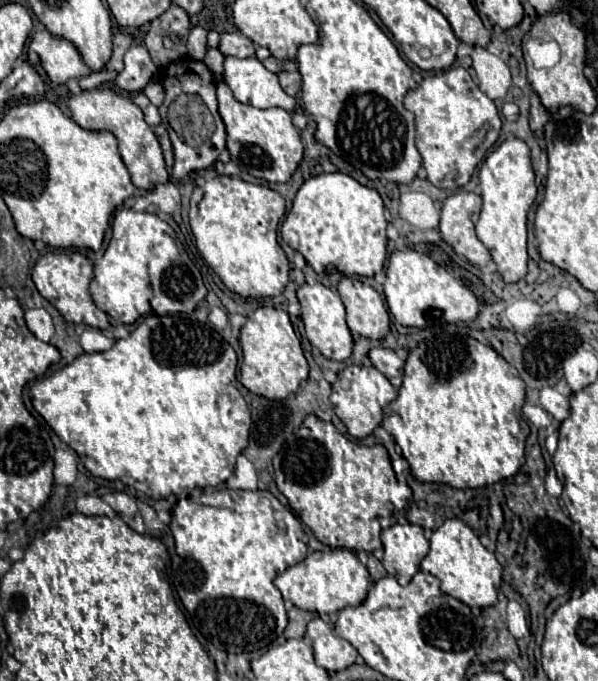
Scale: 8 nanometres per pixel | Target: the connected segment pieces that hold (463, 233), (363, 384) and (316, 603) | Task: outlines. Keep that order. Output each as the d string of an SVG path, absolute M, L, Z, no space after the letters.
M457 191L443 201L439 231L457 255L463 255L477 267L485 267L491 261L491 253L475 235L479 213L481 197L471 191Z
M351 365L347 369L343 369L339 373L339 377L349 379L349 389L343 389L339 379L333 383L333 393L331 393L331 403L335 407L337 417L345 423L347 431L351 437L355 439L363 439L369 433L373 433L373 429L377 425L381 425L383 419L383 407L387 403L391 403L397 397L395 387L387 381L387 377L383 373L379 373L373 365Z
M331 549L331 551L315 551L307 555L301 563L287 567L277 579L277 589L283 599L289 599L295 607L311 611L311 613L337 613L345 607L361 605L369 591L369 571L357 559L357 555L349 549Z

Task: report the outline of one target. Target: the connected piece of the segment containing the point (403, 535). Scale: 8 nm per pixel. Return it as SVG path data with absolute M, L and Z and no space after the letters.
M395 523L381 531L381 541L385 549L383 567L401 585L407 585L429 551L429 541L425 539L423 529L411 523Z

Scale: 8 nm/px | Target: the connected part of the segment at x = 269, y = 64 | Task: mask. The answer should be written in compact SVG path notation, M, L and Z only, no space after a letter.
M275 57L265 59L263 65L265 65L269 71L273 71L273 73L279 73L279 71L295 71L295 69L297 69L297 65L295 65L293 61L279 61L279 59L275 59Z

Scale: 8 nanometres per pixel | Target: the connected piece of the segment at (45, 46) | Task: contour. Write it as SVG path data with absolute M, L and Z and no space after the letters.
M41 29L33 35L29 43L29 63L41 65L49 79L57 85L67 83L67 79L81 79L91 75L93 71L83 63L77 47L47 29Z

